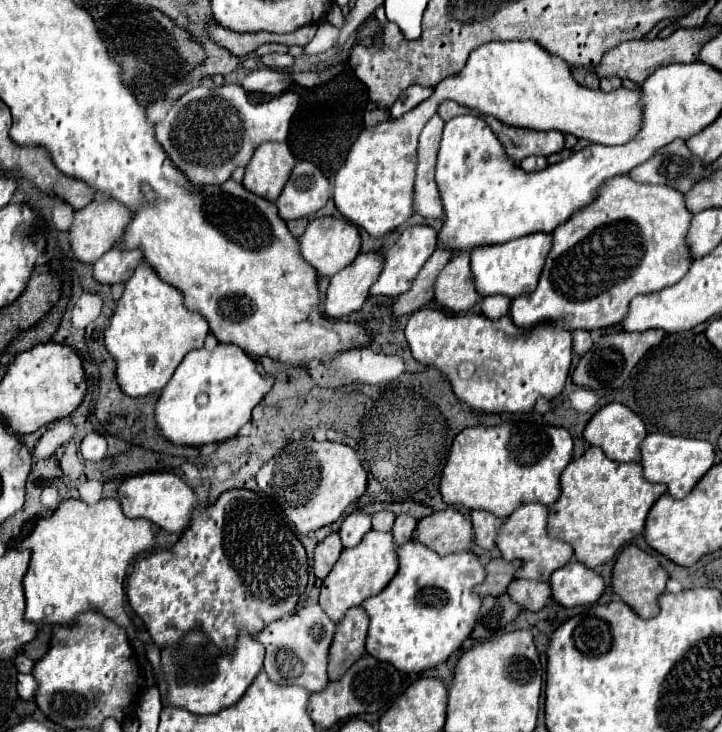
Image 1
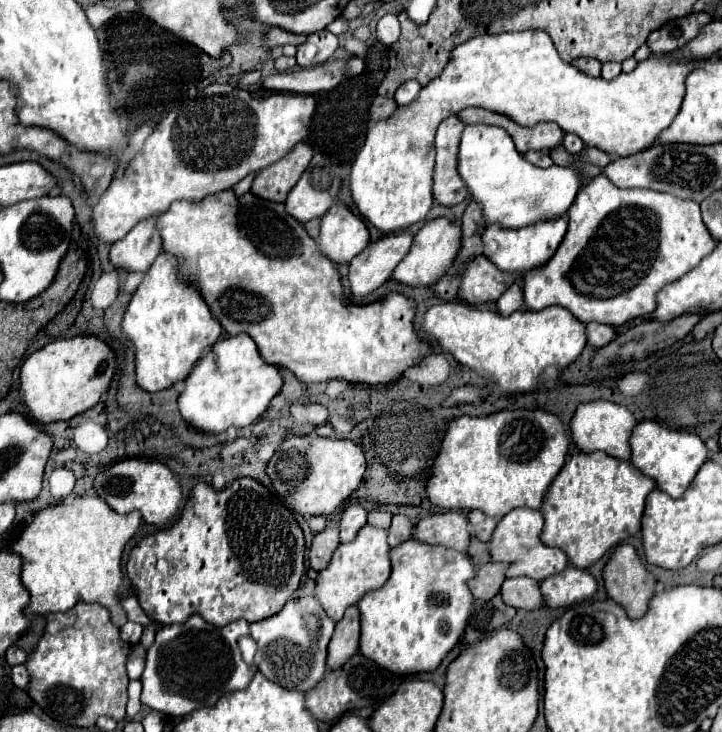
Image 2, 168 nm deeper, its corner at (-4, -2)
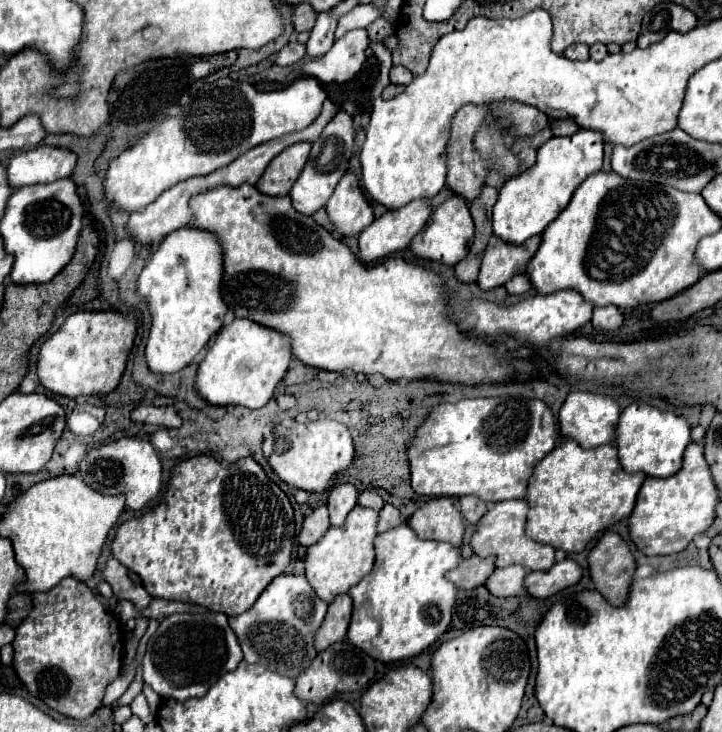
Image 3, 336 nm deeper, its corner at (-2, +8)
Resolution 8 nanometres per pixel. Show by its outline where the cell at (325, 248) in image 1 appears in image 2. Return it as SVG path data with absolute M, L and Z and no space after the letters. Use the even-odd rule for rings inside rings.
M335 202L329 208L329 212L321 218L321 234L317 242L327 258L331 258L335 264L343 264L343 262L351 262L351 258L355 258L359 252L365 250L365 246L369 244L369 230L361 216L353 214L343 202Z

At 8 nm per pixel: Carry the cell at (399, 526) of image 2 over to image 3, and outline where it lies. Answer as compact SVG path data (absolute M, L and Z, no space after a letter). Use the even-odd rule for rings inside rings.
M385 504L383 510L379 512L379 532L387 532L391 528L397 528L399 524L403 524L401 512L393 506L393 504Z

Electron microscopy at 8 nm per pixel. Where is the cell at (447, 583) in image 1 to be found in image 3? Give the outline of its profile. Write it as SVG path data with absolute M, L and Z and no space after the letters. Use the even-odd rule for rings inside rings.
M401 524L393 532L377 534L375 538L375 568L367 574L359 584L349 590L353 598L353 618L349 624L347 638L351 644L357 644L369 656L381 662L399 662L413 658L433 646L433 642L447 632L453 616L453 608L457 602L457 586L445 578L445 572L457 568L461 562L461 550L447 542L421 540L407 524Z

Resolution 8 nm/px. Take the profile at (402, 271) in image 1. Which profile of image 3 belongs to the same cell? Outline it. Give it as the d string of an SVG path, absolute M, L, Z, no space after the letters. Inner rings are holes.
M453 196L433 210L423 230L413 236L409 250L421 260L431 260L431 262L453 266L457 264L457 260L465 258L465 252L469 252L471 238L473 238L473 220L469 216L469 206L463 198Z

